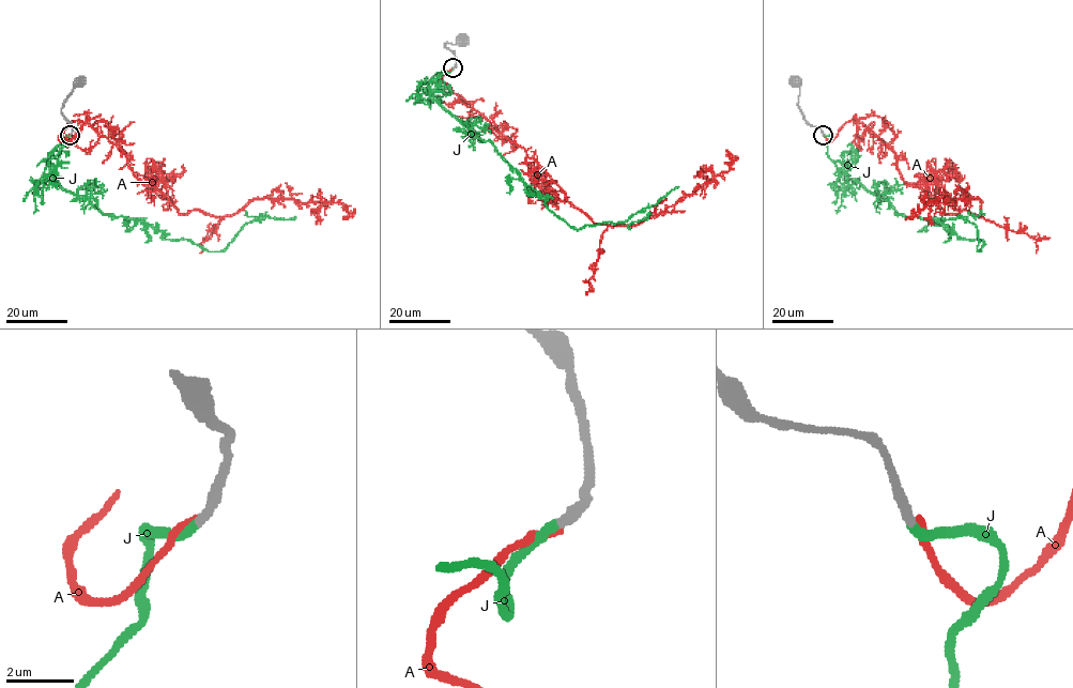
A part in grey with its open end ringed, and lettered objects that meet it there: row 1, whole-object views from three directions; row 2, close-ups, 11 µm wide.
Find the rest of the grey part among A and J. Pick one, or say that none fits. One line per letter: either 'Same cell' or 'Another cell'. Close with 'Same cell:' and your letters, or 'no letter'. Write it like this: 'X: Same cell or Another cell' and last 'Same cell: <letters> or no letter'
A: Another cell
J: Same cell
Same cell: J

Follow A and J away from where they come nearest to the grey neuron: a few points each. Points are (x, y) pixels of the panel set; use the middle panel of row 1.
A: (454, 69), (442, 80), (597, 224), (635, 226), (674, 207), (730, 170), (726, 150)
J: (453, 67), (448, 76), (432, 77), (429, 93), (489, 140), (577, 229), (623, 223), (679, 186)

